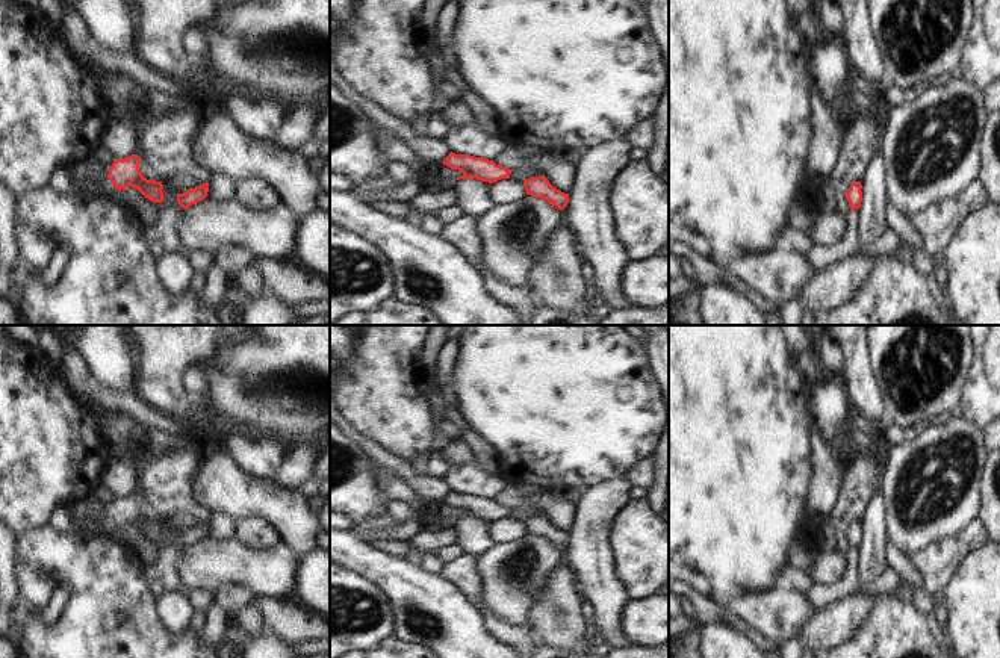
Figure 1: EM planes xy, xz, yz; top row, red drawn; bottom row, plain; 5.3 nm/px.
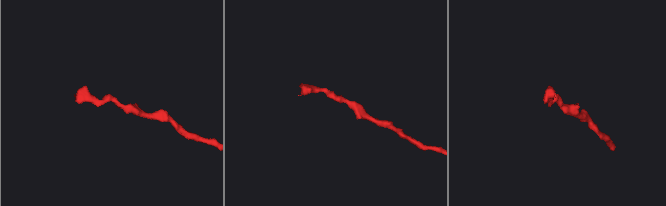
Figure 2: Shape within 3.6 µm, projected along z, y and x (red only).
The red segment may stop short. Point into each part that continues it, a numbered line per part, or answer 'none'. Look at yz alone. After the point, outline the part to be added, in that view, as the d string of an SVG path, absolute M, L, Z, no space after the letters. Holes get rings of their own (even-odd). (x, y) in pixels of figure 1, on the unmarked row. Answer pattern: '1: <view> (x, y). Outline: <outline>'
none.

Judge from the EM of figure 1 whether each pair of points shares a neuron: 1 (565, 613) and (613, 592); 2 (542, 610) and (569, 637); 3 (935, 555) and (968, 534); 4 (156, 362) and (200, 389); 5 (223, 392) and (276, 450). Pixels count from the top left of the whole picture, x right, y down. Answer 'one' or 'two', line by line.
1: two
2: one
3: one
4: two
5: two

